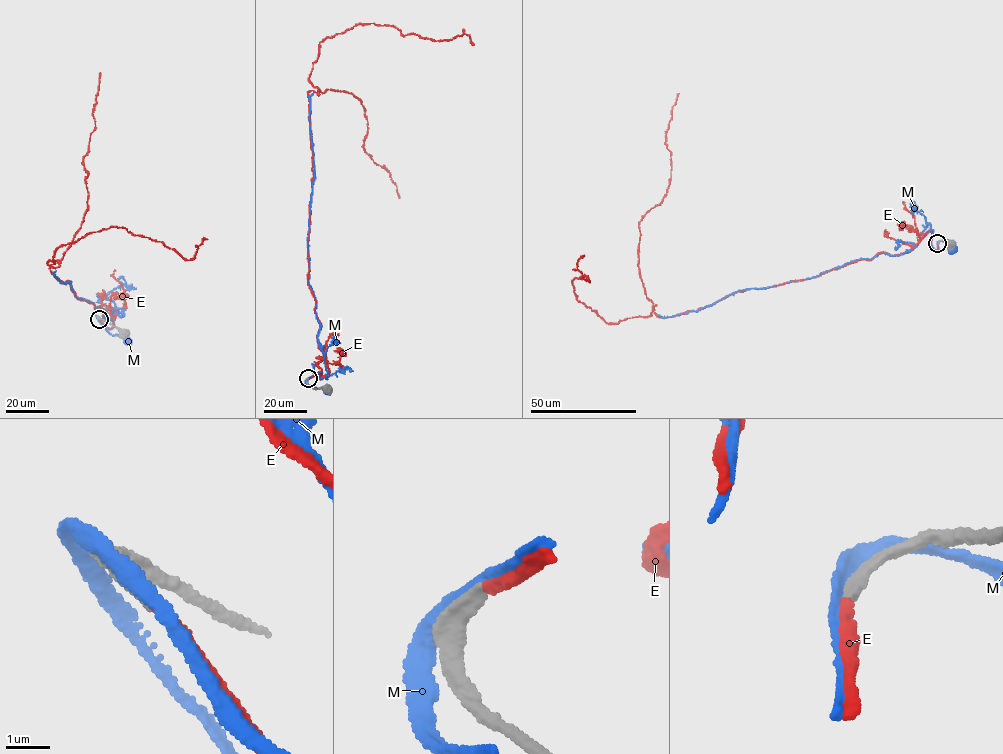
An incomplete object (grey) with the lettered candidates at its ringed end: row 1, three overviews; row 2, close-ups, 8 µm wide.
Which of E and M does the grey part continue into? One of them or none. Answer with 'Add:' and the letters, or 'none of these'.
Add: E

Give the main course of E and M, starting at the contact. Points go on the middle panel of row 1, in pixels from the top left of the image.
E: (308, 379), (329, 371), (307, 282), (319, 42), (372, 23), (435, 41), (465, 34), (473, 45)
M: (307, 379), (306, 386), (321, 387), (327, 392), (328, 389)

